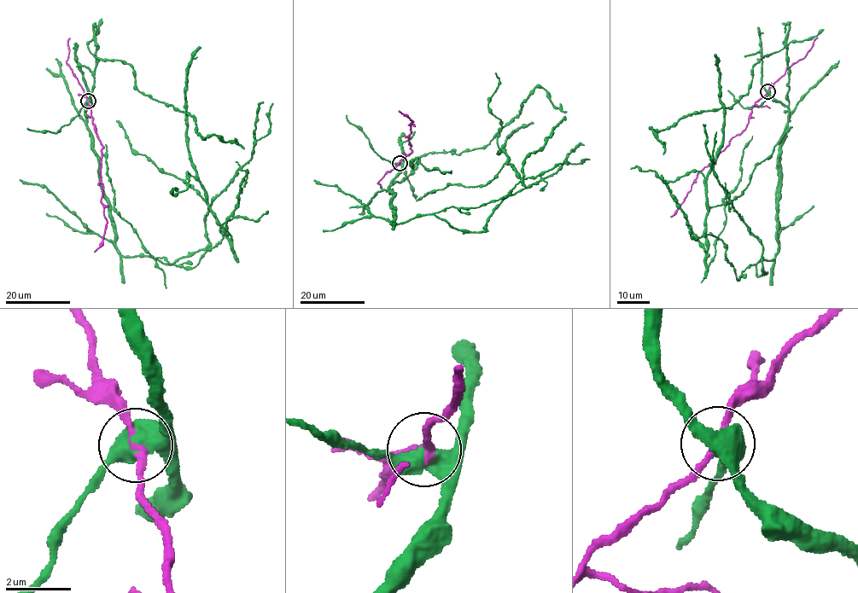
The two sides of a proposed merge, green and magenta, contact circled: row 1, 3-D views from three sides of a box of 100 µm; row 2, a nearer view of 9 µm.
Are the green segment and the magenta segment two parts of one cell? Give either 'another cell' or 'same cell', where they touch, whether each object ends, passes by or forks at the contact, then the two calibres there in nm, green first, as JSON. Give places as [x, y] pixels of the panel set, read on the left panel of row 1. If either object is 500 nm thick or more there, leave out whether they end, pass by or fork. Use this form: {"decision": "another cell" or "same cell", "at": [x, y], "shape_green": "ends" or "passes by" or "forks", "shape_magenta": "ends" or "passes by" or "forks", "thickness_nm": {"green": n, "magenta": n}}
{"decision": "another cell", "at": [88, 101], "shape_green": "forks", "shape_magenta": "passes by", "thickness_nm": {"green": 480, "magenta": 200}}

